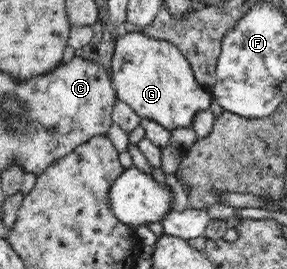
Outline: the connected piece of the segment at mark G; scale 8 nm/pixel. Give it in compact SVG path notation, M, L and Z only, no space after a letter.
M128 32L116 39L111 60L111 79L117 93L117 99L128 104L142 118L152 119L166 129L180 132L184 127L190 128L192 117L196 111L210 107L211 89L196 82L188 60L171 41L154 39L142 32Z

